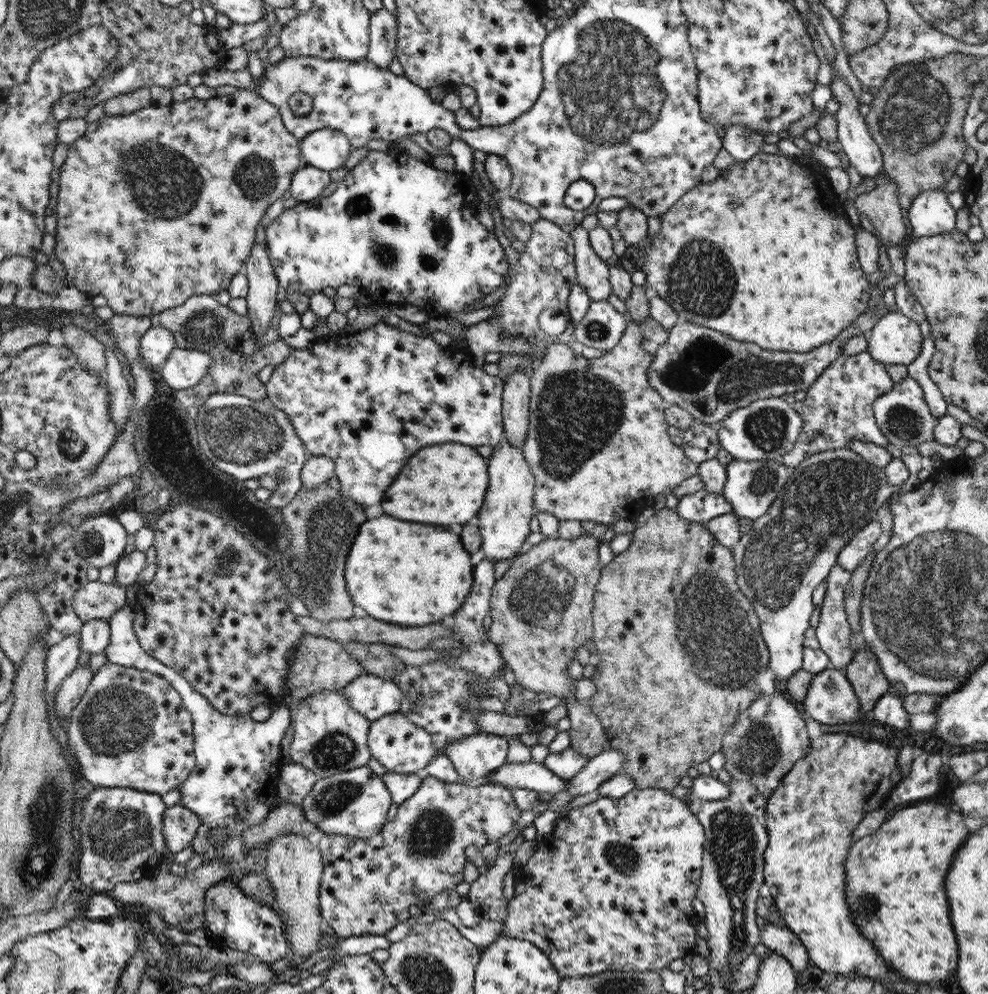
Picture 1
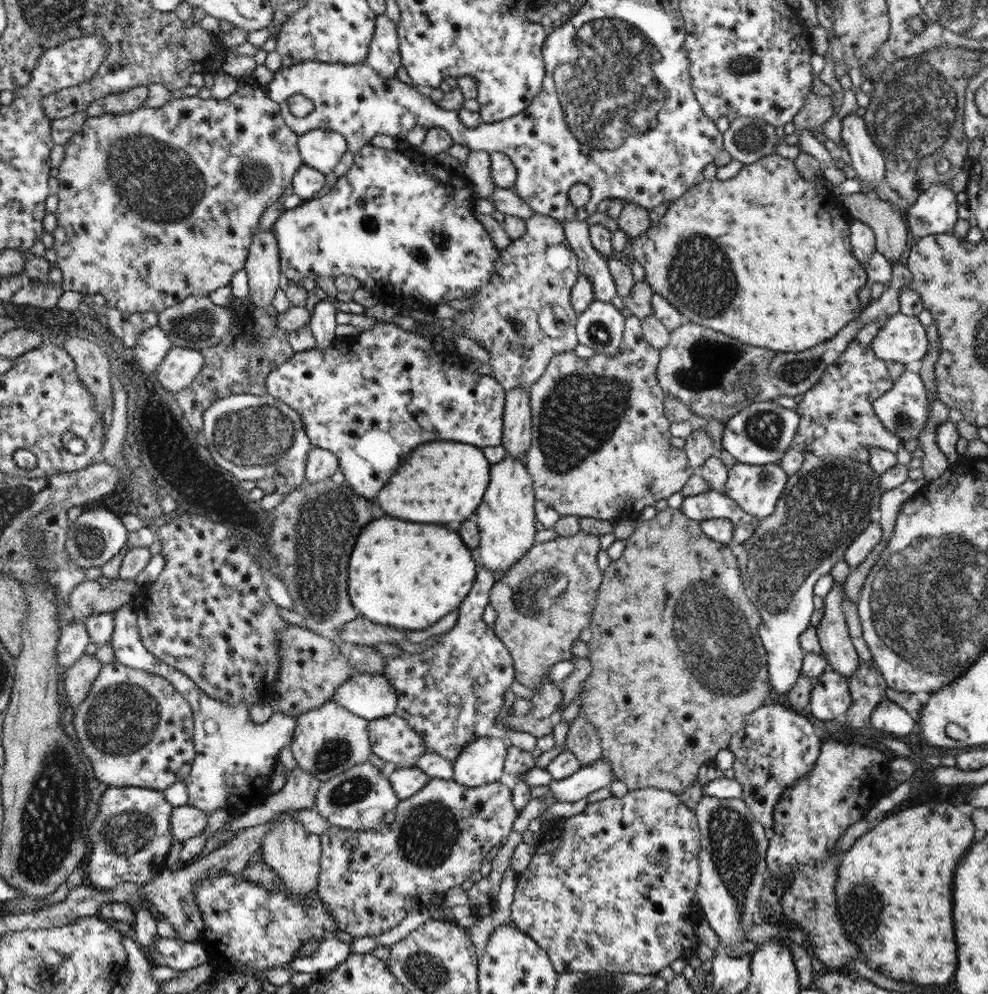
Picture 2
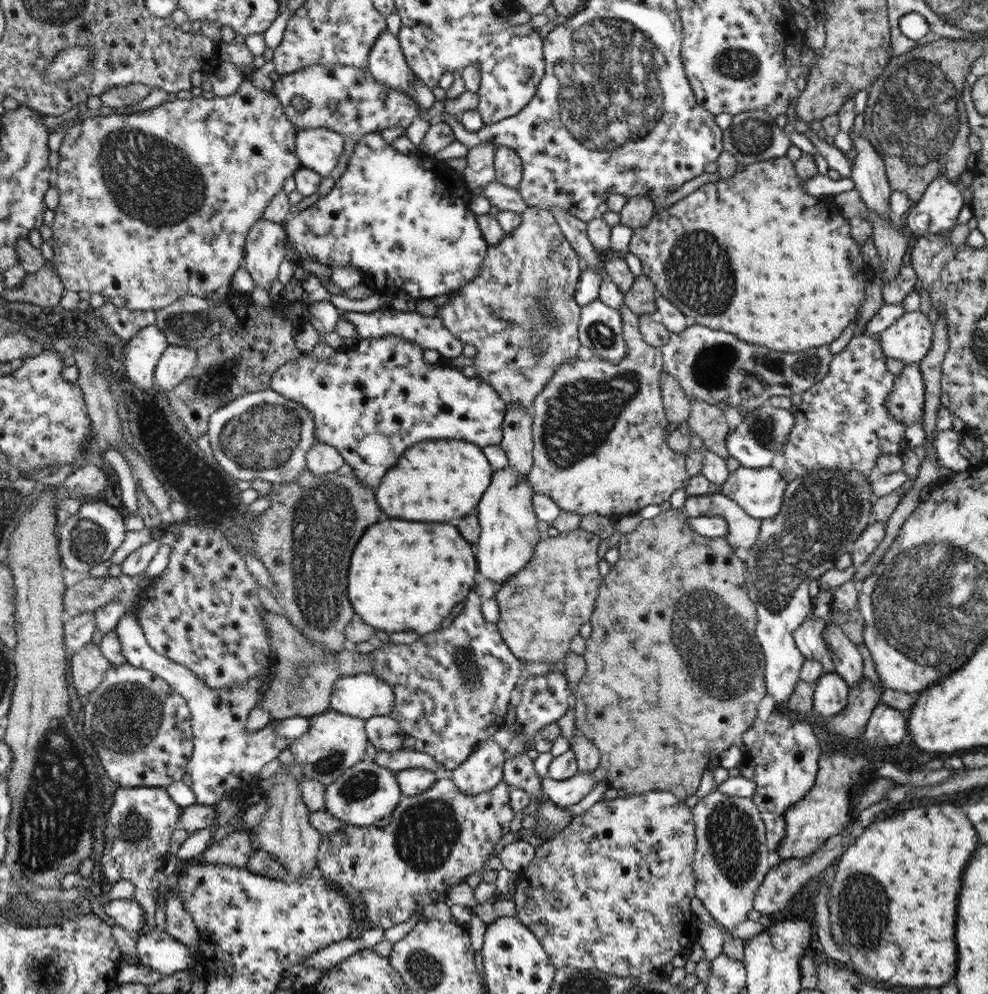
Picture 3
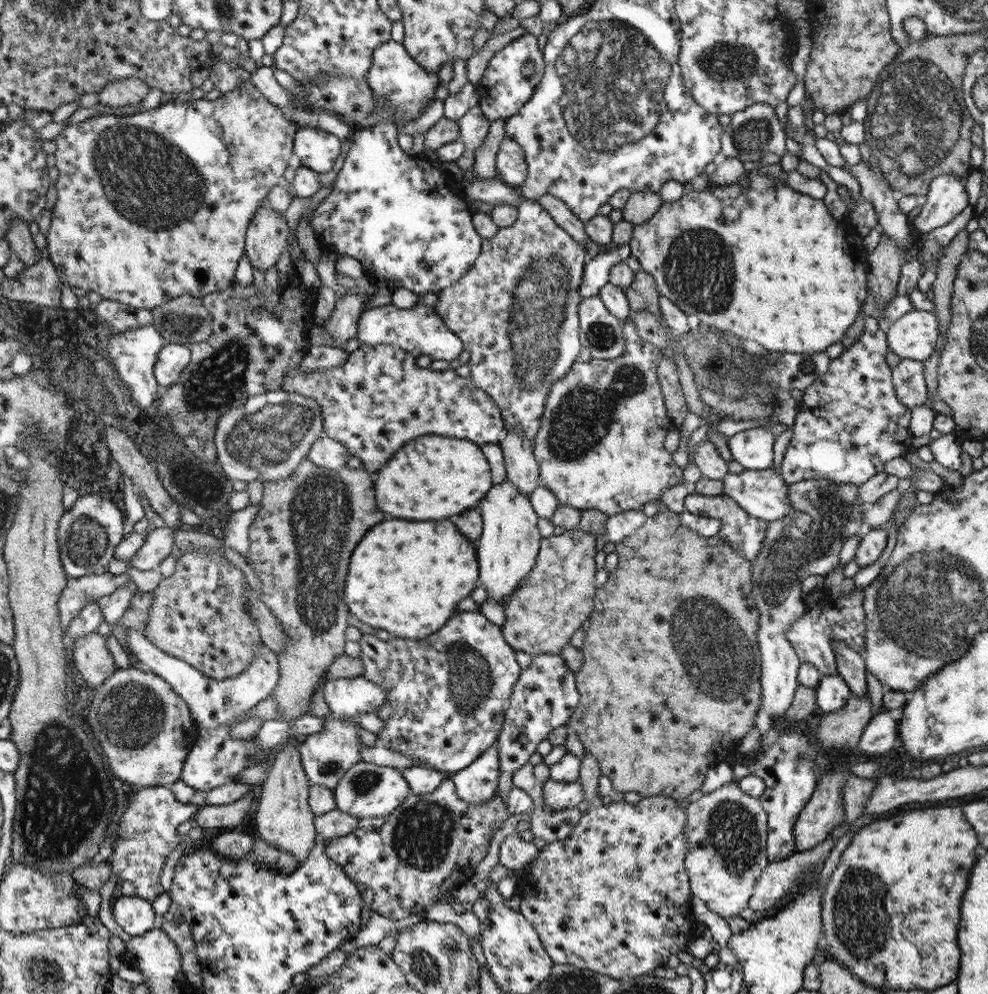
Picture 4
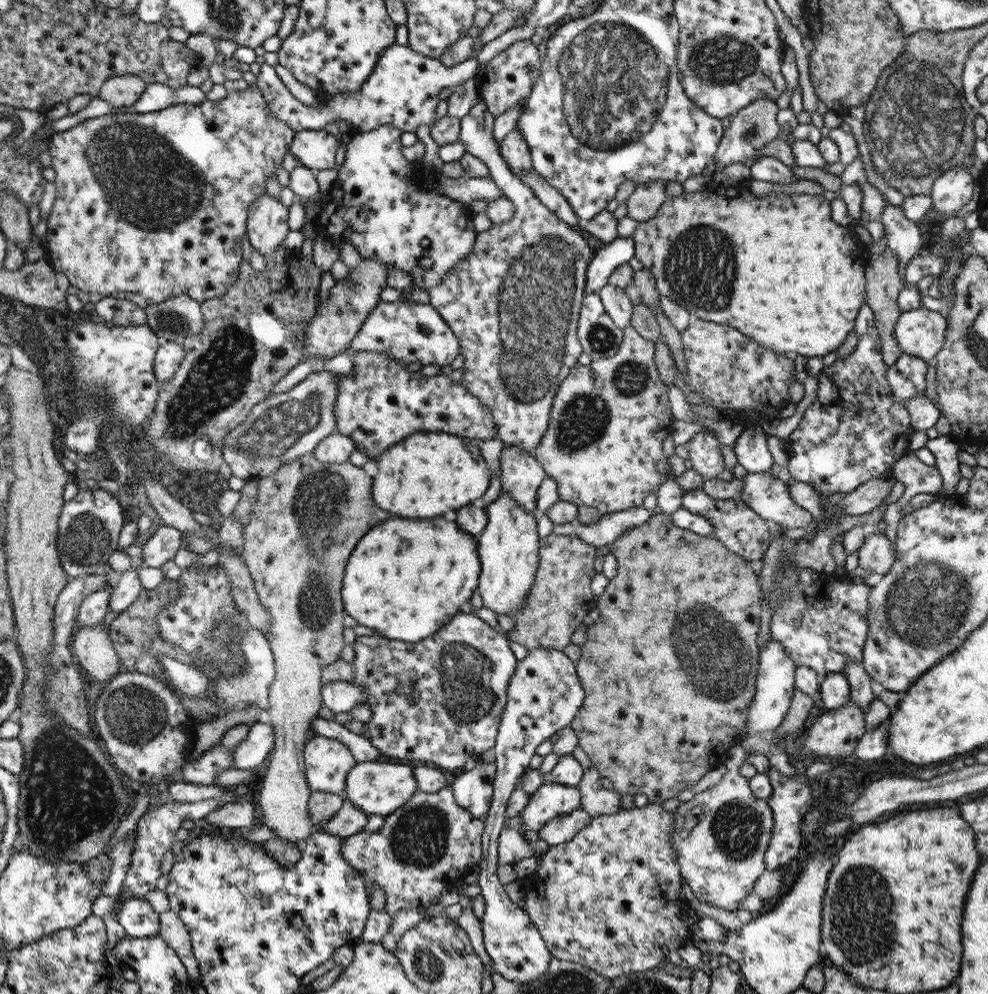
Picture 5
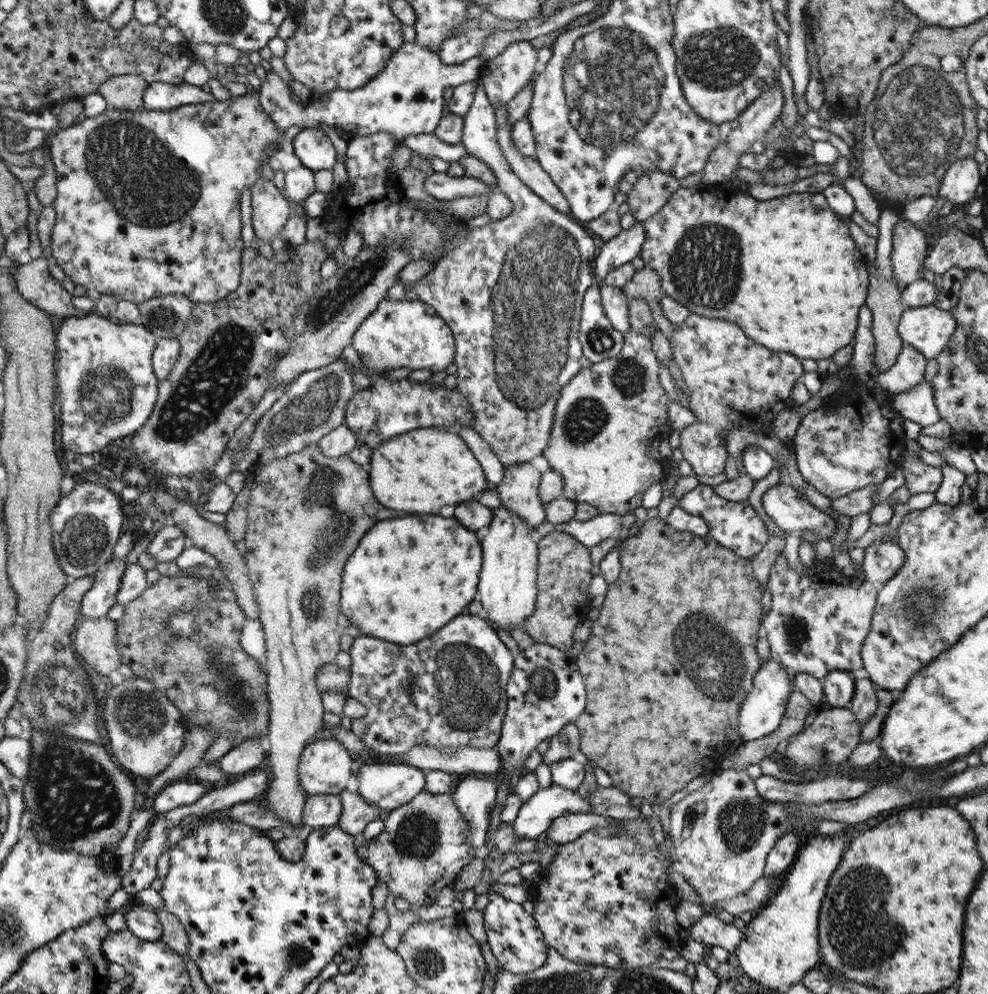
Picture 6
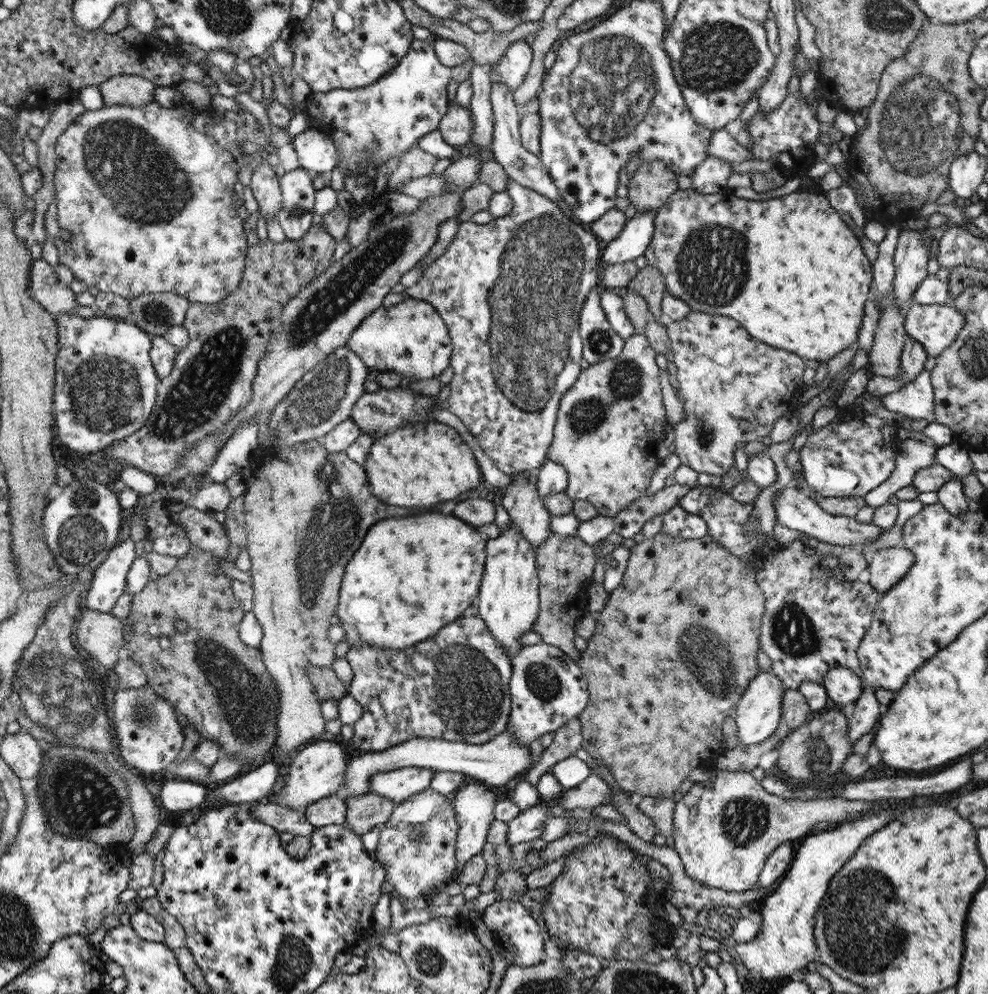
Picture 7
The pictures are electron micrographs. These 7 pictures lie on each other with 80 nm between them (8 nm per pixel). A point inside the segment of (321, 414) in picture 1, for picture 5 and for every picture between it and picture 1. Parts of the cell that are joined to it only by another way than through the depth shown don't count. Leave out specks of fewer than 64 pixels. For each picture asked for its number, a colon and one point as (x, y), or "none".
2: (371, 399)
3: (372, 401)
4: (379, 400)
5: (383, 403)

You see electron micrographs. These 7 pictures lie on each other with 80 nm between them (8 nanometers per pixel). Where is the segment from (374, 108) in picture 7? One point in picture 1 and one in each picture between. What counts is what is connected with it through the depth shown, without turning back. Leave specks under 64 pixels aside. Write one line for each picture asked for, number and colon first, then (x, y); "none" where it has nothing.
1: (383, 32)
2: (384, 55)
3: (387, 62)
4: (399, 83)
5: (402, 91)
6: (406, 98)

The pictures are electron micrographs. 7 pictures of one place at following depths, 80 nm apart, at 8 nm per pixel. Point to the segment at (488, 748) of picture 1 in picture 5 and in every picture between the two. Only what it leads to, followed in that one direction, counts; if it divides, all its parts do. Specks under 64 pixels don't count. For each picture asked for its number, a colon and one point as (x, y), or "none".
2: (482, 761)
3: (482, 770)
4: (479, 780)
5: (473, 789)

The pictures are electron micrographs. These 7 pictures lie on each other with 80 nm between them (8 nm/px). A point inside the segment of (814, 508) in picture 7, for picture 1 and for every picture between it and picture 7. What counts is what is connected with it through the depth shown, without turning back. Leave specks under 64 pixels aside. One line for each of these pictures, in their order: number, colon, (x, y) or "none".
1: (751, 487)
2: (755, 489)
3: (759, 492)
4: (763, 494)
5: (768, 497)
6: (788, 509)

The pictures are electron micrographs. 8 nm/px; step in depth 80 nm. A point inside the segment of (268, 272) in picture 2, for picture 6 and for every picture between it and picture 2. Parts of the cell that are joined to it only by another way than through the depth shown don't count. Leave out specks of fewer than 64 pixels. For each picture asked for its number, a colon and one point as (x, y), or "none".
3: (264, 250)
4: (267, 237)
5: (268, 218)
6: (270, 210)

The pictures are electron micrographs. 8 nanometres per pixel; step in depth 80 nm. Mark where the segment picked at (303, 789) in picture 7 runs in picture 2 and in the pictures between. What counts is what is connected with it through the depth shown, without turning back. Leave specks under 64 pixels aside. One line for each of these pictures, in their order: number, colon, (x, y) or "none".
2: (329, 740)
3: (333, 742)
4: (327, 756)
5: (328, 760)
6: (326, 765)

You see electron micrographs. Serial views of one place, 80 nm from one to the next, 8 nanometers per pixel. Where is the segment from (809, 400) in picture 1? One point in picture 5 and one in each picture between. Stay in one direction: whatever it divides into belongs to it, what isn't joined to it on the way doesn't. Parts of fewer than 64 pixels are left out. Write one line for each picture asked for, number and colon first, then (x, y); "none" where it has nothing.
2: (837, 419)
3: (842, 423)
4: (851, 424)
5: (856, 429)

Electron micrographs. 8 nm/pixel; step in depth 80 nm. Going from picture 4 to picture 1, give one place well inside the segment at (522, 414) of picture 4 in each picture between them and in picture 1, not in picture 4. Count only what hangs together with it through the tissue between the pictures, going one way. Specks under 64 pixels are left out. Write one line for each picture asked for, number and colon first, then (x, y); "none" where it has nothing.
1: (545, 274)
2: (539, 269)
3: (519, 312)

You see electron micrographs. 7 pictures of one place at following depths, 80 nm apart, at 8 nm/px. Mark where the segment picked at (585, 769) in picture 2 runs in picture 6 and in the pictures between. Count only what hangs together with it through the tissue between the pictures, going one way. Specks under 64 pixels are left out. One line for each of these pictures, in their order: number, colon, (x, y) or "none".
3: (564, 793)
4: (558, 795)
5: (551, 799)
6: (535, 815)

